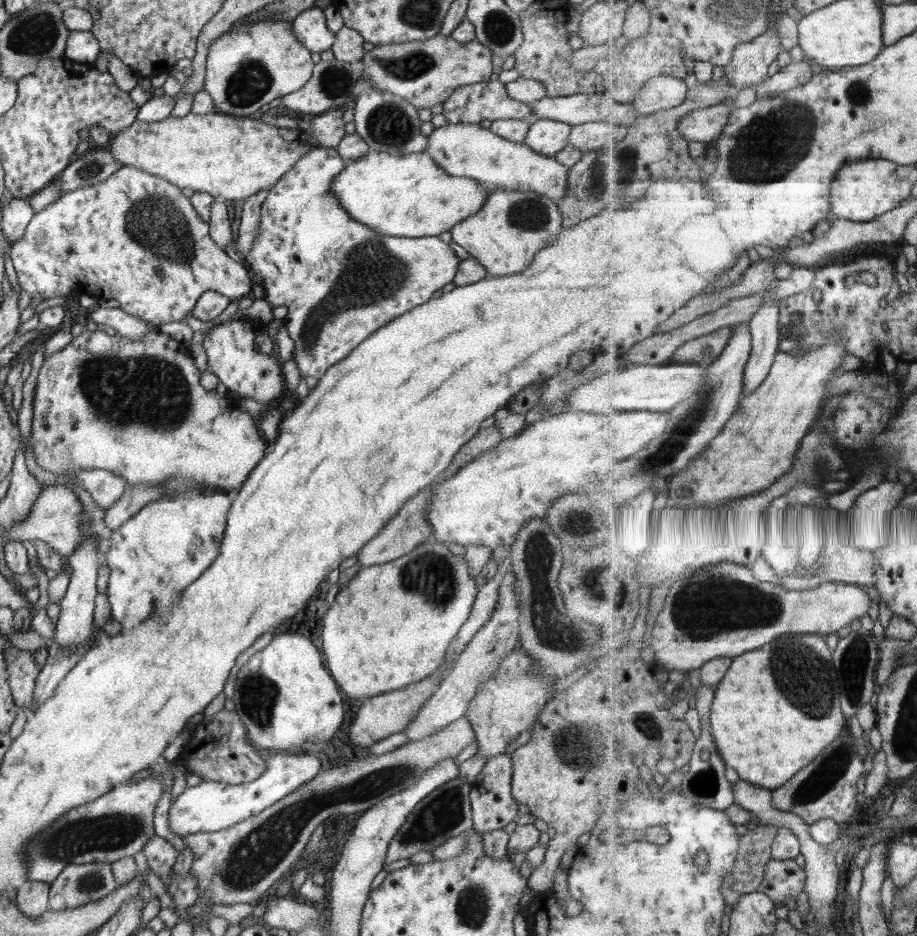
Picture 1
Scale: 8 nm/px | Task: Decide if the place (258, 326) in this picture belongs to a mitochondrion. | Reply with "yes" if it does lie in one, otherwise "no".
no

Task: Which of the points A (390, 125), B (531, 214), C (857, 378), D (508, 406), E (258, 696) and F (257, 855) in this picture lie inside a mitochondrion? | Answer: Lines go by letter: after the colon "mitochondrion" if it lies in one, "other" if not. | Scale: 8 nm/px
A: mitochondrion
B: mitochondrion
C: other
D: other
E: mitochondrion
F: mitochondrion

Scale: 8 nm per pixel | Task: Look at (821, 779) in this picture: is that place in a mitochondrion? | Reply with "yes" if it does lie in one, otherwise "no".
yes

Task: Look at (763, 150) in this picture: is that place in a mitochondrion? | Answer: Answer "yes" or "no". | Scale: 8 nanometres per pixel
yes

